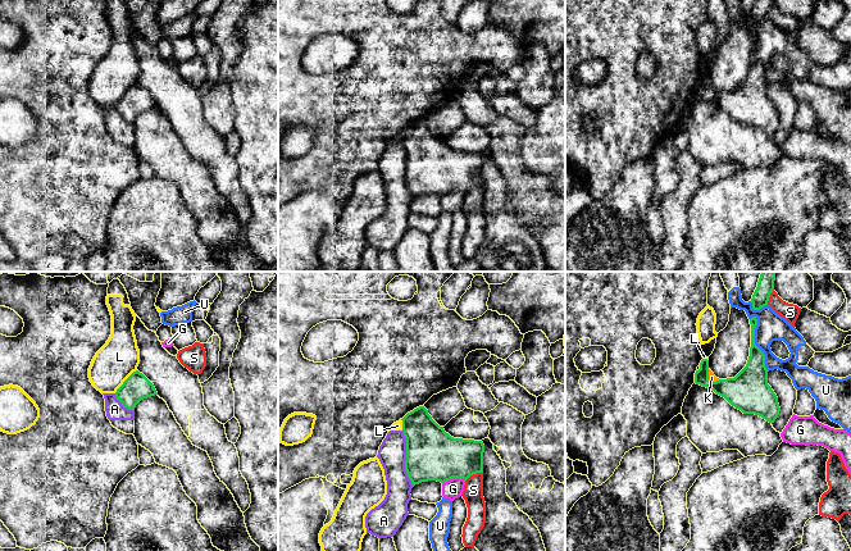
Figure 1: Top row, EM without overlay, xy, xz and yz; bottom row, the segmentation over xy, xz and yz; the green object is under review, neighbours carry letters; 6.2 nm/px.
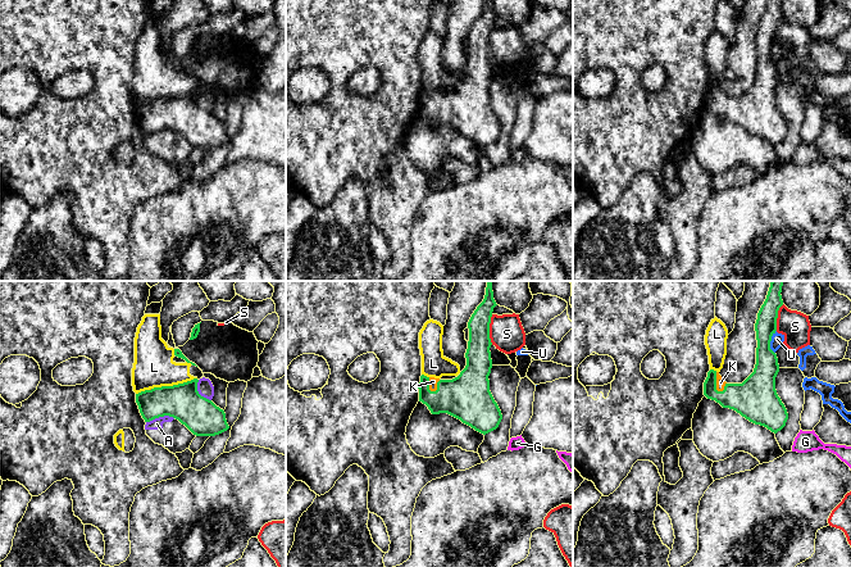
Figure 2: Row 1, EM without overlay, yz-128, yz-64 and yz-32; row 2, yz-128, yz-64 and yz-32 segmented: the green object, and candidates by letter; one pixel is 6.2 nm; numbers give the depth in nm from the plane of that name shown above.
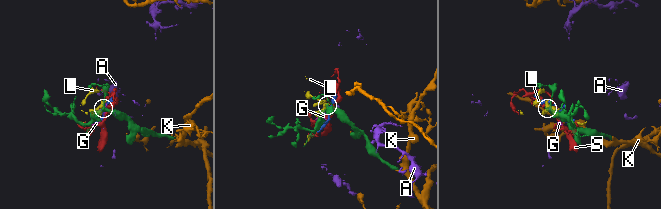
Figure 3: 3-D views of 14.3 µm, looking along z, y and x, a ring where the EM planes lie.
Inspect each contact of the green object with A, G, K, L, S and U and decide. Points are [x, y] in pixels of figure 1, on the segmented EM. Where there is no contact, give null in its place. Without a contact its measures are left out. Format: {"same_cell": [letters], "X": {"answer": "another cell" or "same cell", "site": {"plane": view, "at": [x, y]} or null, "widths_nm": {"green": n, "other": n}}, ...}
{"same_cell": ["K"], "A": {"answer": "another cell", "site": {"plane": "xz", "at": [406, 459]}, "widths_nm": {"green": 320, "other": 180}}, "G": {"answer": "another cell", "site": {"plane": "xz", "at": [454, 477]}, "widths_nm": {"green": 320, "other": 120}}, "K": {"answer": "same cell", "site": {"plane": "yz", "at": [708, 379]}, "widths_nm": {"green": 220, "other": 50}}, "L": {"answer": "another cell", "site": {"plane": "xy", "at": [124, 381]}, "widths_nm": {"green": 170, "other": 240}}, "S": {"answer": "another cell", "site": {"plane": "xz", "at": [473, 473]}, "widths_nm": {"green": 300, "other": 130}}, "U": {"answer": "another cell", "site": {"plane": "yz", "at": [754, 344]}, "widths_nm": {"green": 200, "other": 180}}}

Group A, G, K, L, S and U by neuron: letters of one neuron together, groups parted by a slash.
A / G / K / L / S / U

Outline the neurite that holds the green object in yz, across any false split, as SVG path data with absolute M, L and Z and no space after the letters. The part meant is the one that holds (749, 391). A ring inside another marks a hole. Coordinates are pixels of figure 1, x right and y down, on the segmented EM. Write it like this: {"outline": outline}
{"outline": "M756 317L750 319L751 347L746 366L734 377L719 379L709 369L709 360L702 359L695 373L695 383L713 390L743 414L755 414L769 423L774 423L781 407L778 397L768 384L765 355L755 345Z"}

